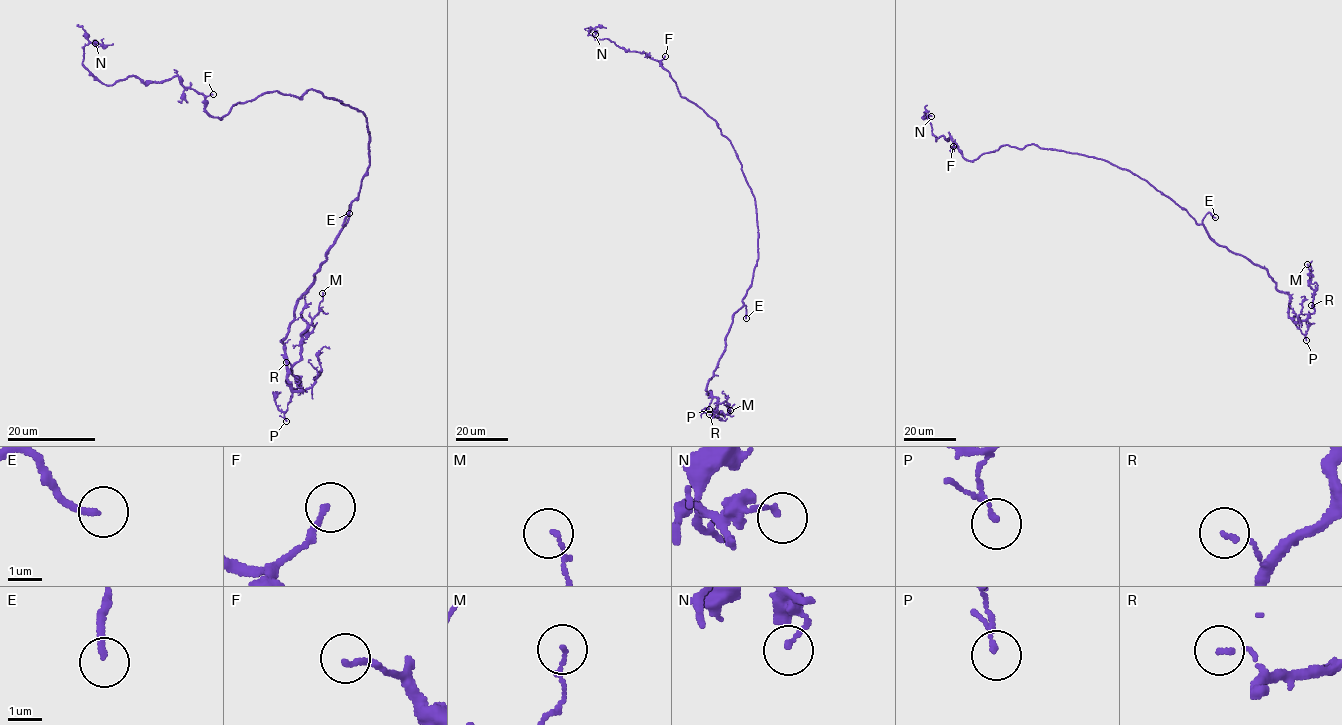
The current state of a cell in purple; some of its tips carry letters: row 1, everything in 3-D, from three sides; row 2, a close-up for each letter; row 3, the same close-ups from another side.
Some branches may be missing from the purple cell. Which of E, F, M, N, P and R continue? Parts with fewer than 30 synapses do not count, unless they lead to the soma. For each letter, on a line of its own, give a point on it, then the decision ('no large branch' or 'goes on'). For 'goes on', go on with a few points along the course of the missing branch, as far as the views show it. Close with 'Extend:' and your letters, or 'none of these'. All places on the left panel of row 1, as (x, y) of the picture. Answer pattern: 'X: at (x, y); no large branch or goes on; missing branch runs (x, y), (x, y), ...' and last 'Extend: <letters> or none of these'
E: at (349, 213); goes on; missing branch runs (349, 213), (410, 145), (432, 116), (437, 105), (432, 102)
F: at (213, 94); goes on; missing branch runs (213, 94), (209, 90), (214, 90), (198, 84), (195, 78)
M: at (322, 293); no large branch
N: at (95, 43); no large branch
P: at (286, 421); no large branch
R: at (286, 362); no large branch
Extend: E, F

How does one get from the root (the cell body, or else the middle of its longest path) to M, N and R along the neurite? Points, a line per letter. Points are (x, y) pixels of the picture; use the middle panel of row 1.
M: (757, 225), (752, 283), (707, 386), (717, 400), (712, 417), (730, 410)
N: (757, 225), (741, 163), (717, 123), (681, 96), (660, 61), (596, 39), (589, 30), (593, 28), (595, 34)
R: (757, 225), (757, 265), (707, 382), (707, 391), (717, 400), (714, 415), (709, 414)

